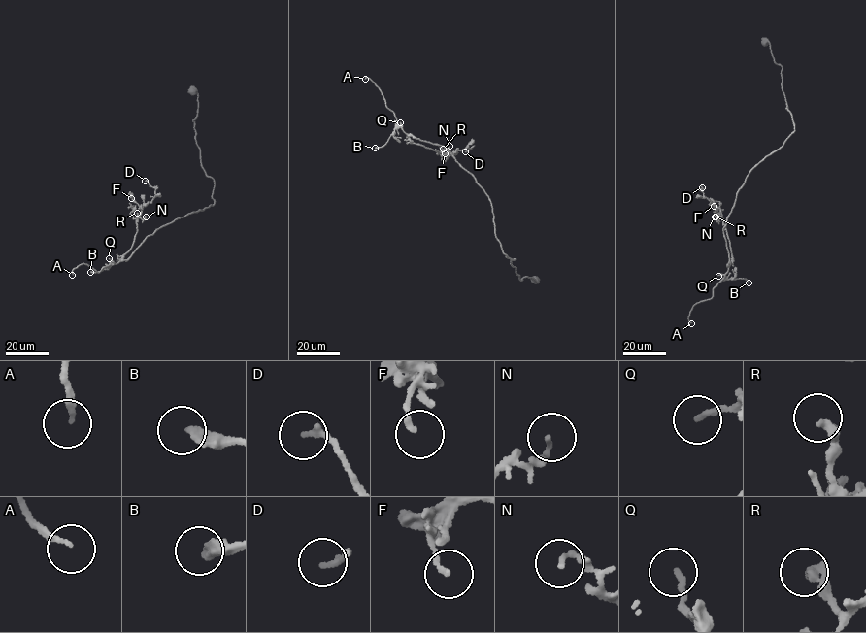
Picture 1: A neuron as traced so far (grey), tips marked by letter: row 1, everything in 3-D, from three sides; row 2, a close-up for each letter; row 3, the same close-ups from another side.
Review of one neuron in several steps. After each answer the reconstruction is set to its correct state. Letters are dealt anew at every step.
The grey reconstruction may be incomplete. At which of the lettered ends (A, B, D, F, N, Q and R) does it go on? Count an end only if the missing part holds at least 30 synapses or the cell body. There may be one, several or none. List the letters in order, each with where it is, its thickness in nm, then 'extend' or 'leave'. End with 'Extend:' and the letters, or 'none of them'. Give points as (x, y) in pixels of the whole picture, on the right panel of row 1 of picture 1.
A: place (691, 323); calibre 160 nm; extend
B: place (749, 283); calibre 320 nm; leave
D: place (702, 187); calibre 190 nm; leave
F: place (714, 206); calibre 160 nm; leave
N: place (715, 216); calibre 140 nm; leave
Q: place (718, 276); calibre 160 nm; leave
R: place (716, 216); calibre 300 nm; leave
Extend: A

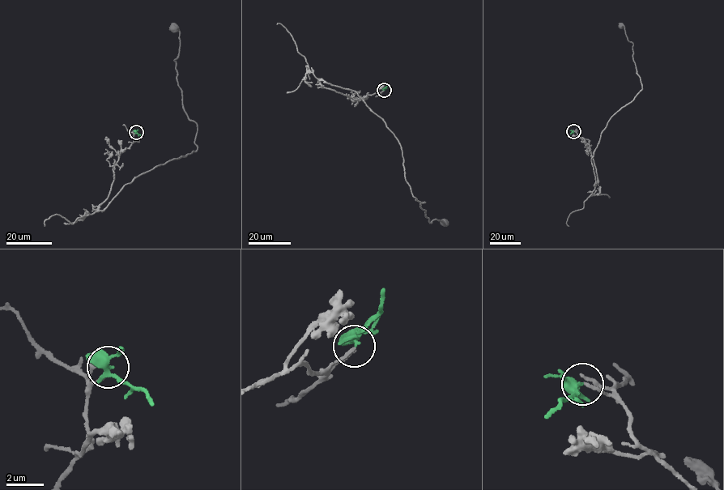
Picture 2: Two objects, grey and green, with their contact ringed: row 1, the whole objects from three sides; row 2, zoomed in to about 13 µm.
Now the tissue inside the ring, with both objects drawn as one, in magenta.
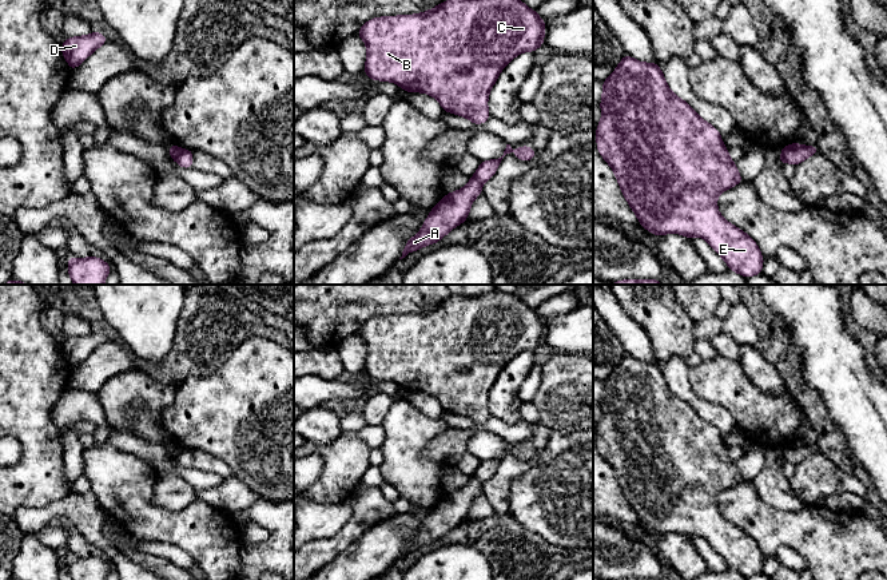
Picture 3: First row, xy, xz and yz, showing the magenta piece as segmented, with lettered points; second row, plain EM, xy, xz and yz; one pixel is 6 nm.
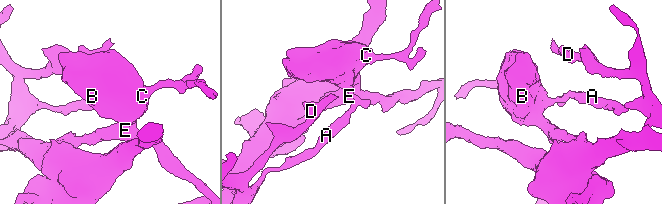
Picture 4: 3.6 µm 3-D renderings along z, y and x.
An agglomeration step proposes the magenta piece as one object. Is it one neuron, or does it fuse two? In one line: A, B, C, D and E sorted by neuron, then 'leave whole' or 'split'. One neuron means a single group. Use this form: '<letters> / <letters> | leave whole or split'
A D / B C E | split

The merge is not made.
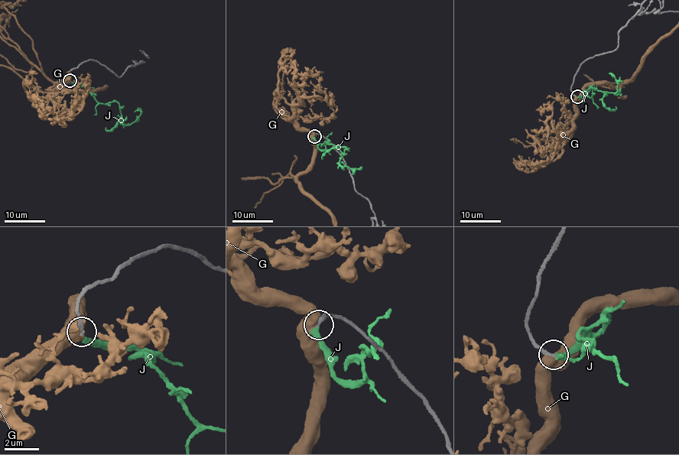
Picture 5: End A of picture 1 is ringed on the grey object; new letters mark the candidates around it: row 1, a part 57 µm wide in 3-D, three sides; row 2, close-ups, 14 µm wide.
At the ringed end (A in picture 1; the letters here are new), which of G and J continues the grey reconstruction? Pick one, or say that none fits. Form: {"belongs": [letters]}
{"belongs": []}

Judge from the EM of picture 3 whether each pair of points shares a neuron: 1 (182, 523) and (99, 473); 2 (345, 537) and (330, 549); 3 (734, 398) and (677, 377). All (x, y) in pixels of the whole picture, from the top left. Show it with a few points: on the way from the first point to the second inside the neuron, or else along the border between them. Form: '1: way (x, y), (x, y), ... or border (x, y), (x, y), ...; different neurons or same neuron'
1: way (162, 523), (152, 523), (119, 489); same neuron
2: way (341, 540), (334, 545); same neuron
3: border (689, 366), (691, 389), (712, 402); different neurons

